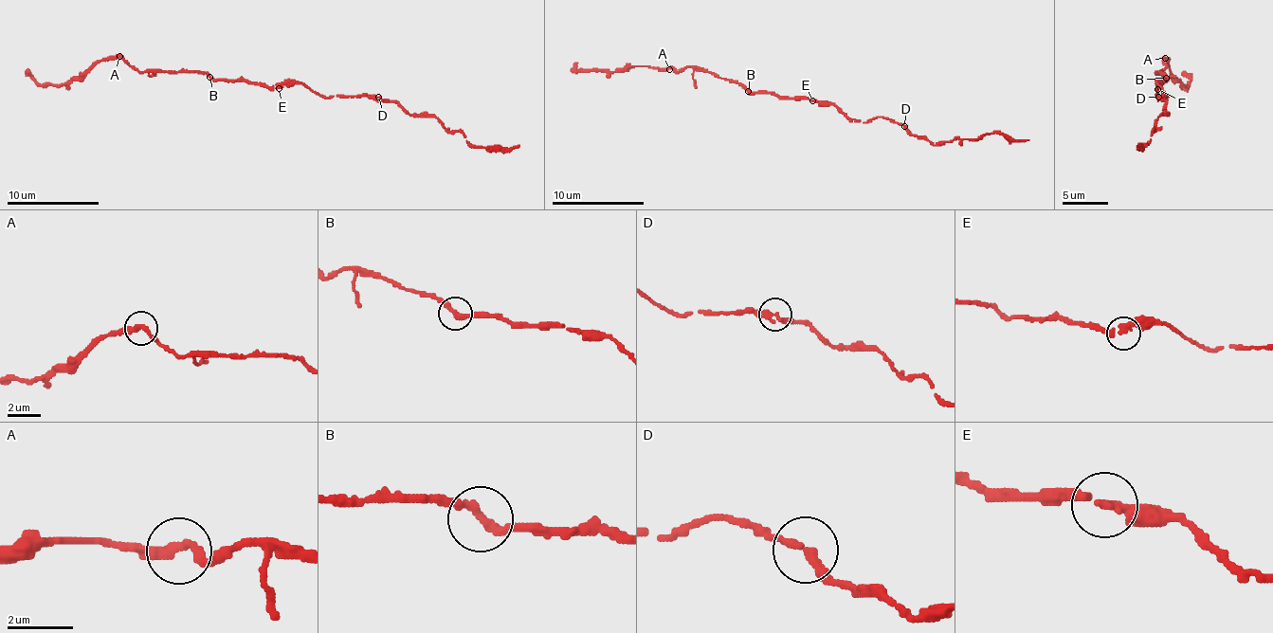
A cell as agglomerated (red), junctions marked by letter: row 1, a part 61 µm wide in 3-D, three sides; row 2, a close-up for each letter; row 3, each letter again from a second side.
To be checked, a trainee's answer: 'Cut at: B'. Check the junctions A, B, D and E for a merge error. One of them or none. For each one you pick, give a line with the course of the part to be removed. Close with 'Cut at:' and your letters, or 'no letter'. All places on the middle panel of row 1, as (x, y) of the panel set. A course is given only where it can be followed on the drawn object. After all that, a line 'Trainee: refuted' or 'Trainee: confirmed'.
Cut at: no letter
Trainee: refuted

